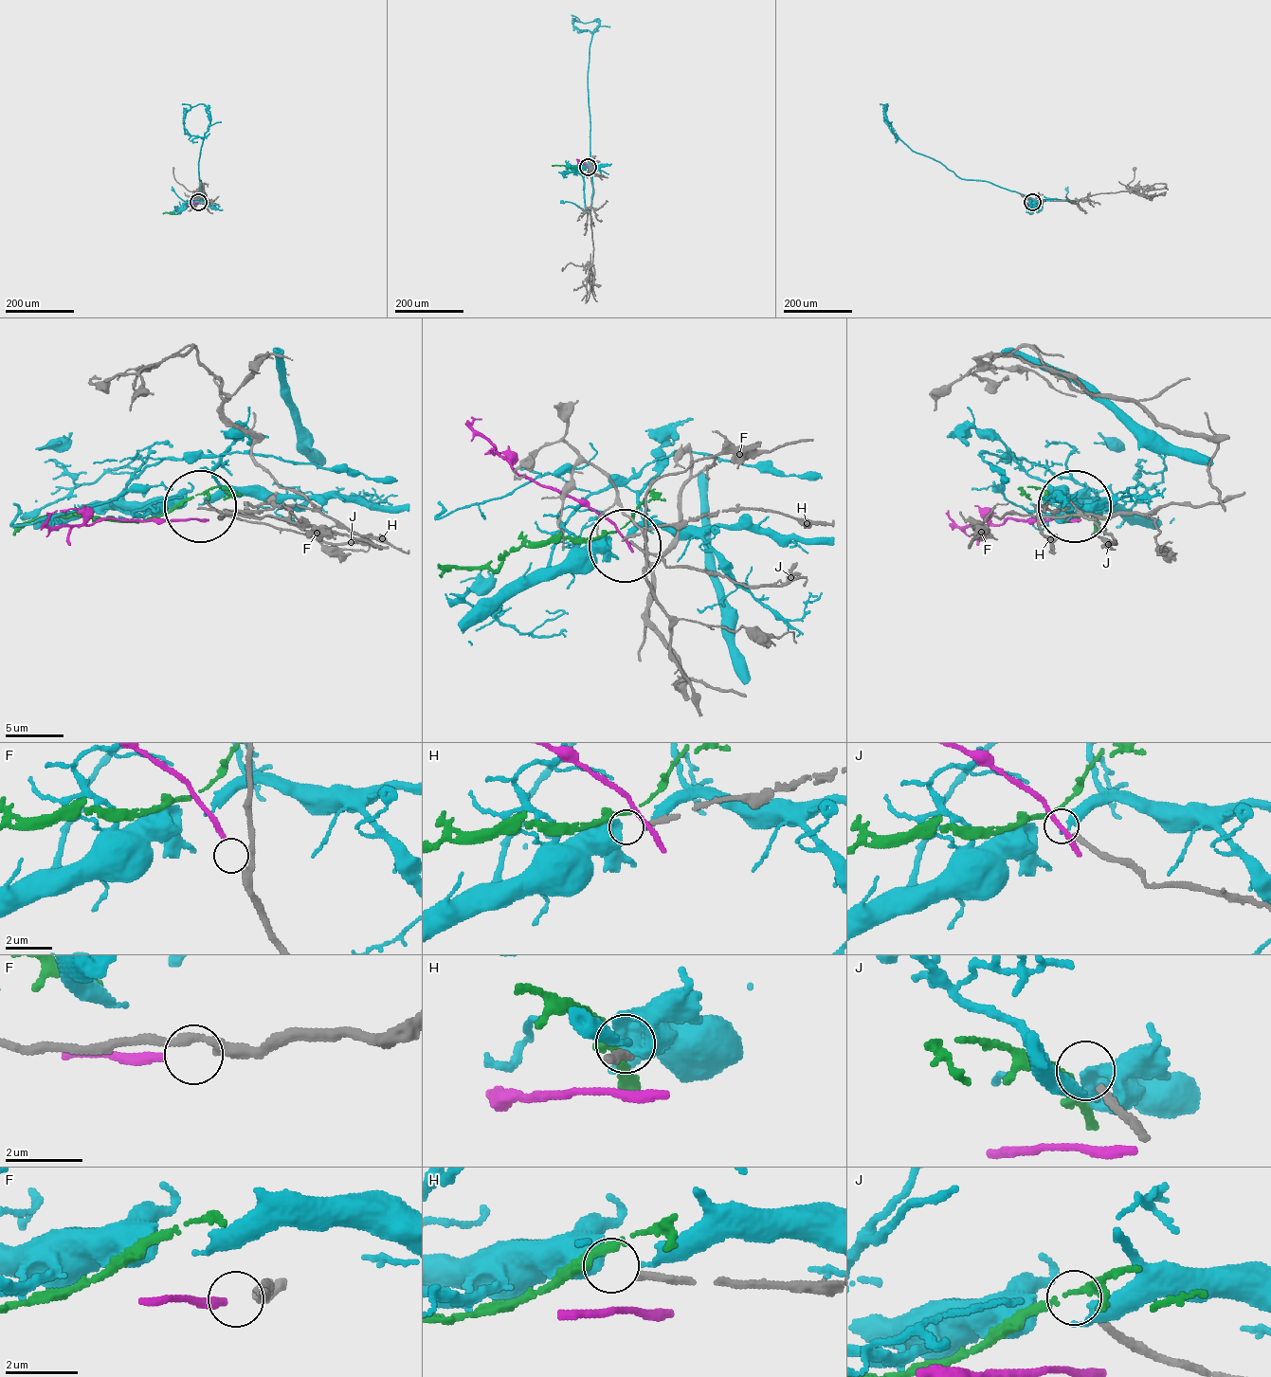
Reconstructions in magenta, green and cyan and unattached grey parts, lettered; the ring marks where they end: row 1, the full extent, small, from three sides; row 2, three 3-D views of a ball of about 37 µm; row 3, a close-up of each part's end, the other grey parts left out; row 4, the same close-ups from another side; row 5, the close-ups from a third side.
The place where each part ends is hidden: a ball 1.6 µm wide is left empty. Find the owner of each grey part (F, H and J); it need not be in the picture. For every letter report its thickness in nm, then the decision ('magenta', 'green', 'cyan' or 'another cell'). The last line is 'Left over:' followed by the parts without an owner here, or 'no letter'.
F: 300 nm thick; magenta
H: 220 nm thick; another cell
J: 200 nm thick; green
Left over: H

